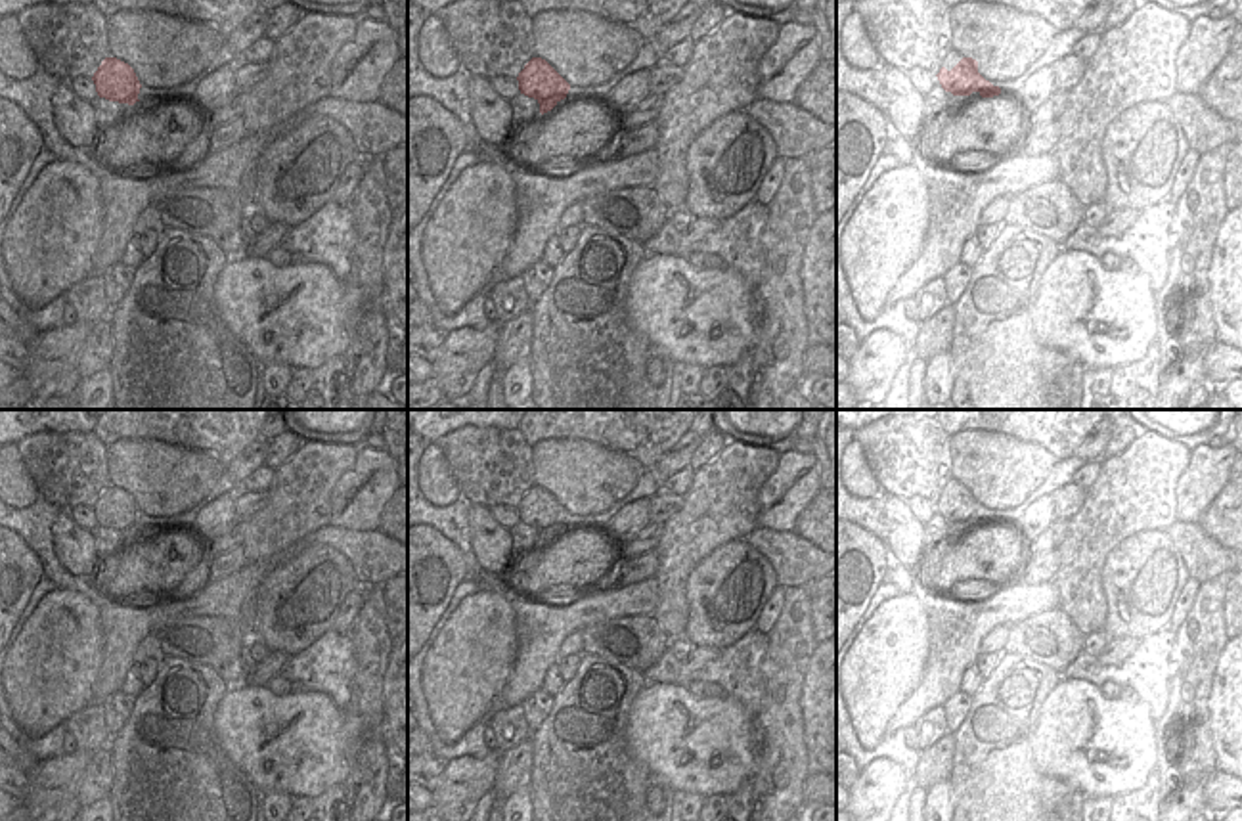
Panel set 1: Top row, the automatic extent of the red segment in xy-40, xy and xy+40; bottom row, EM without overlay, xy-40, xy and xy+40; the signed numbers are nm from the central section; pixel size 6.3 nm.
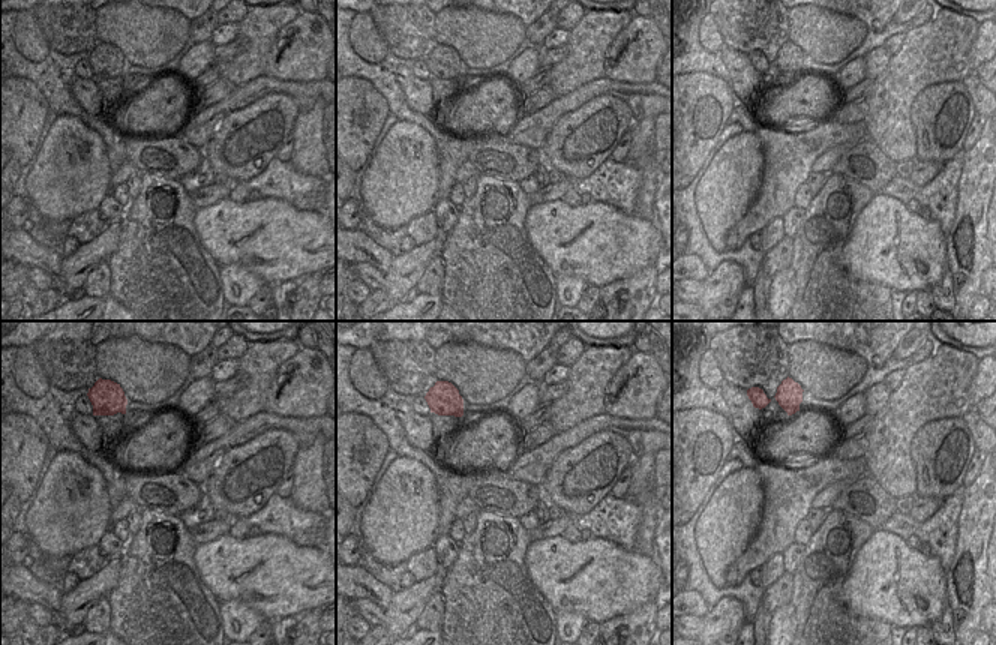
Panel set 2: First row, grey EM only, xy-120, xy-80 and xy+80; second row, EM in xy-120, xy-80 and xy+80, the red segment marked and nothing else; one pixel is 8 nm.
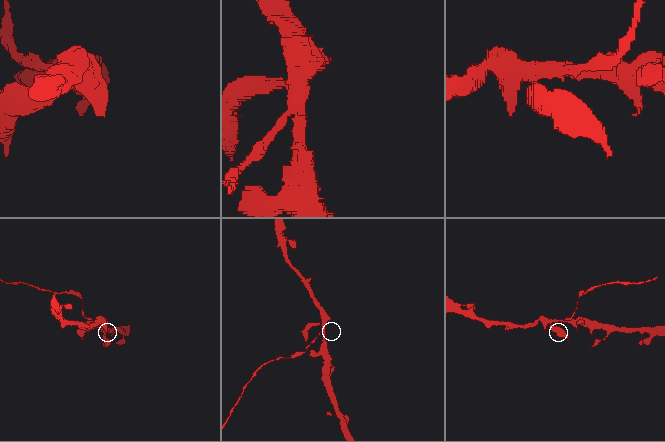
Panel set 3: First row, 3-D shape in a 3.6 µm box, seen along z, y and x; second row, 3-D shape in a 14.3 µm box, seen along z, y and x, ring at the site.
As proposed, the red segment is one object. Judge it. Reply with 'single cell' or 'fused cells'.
fused cells

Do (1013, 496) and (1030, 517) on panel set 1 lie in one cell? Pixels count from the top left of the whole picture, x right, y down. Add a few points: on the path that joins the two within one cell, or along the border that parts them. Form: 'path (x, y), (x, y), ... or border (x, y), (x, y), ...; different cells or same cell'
border (1051, 494), (1036, 508), (1007, 510), (1001, 517); different cells

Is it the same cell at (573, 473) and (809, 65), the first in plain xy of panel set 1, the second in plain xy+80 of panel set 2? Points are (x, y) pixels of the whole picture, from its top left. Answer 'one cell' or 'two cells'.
two cells

